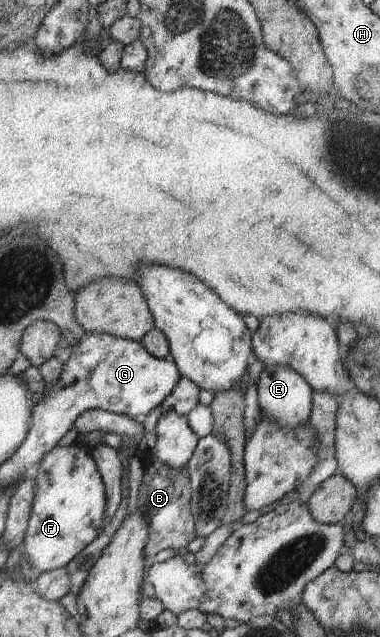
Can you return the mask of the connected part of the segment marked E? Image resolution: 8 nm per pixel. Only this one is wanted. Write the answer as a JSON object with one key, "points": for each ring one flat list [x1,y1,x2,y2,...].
{"points":[[276,364,263,366,253,389,257,394,257,404,262,414,274,418,283,428,293,428,308,421,311,406,311,387,290,366]]}

